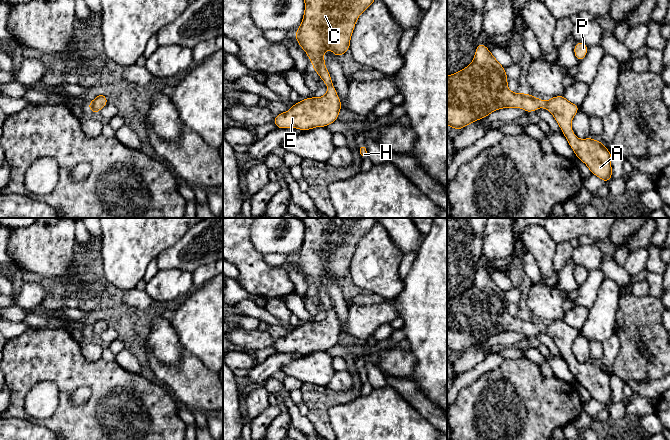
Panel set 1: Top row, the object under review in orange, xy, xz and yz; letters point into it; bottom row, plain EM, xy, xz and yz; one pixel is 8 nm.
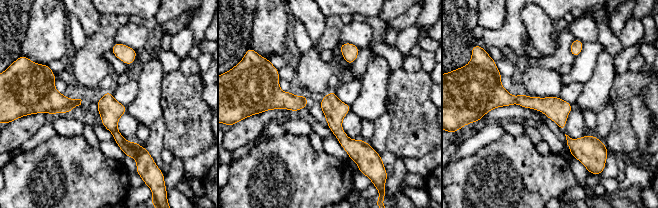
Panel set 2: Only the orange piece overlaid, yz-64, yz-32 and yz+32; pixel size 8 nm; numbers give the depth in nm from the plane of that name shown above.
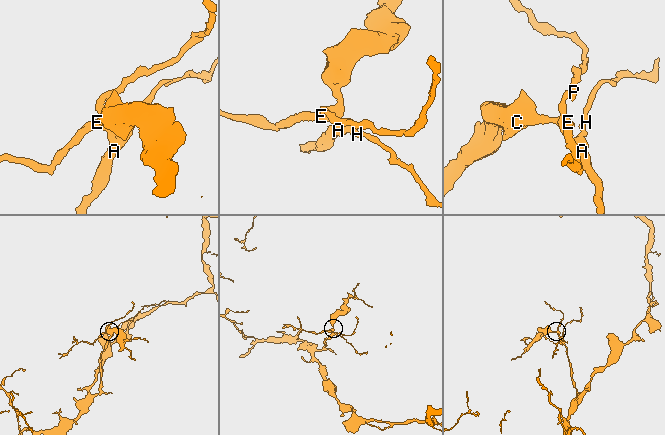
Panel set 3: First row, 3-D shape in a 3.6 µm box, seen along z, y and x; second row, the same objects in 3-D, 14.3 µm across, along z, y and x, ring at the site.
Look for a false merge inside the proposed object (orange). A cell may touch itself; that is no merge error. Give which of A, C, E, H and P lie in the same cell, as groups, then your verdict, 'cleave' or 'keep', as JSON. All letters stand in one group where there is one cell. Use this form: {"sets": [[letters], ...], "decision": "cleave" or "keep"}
{"sets": [["A", "C", "E", "H", "P"]], "decision": "keep"}

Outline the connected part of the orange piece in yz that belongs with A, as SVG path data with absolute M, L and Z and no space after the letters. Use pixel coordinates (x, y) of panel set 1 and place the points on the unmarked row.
M480 266L471 288L447 300L447 349L459 355L472 346L483 343L495 334L502 332L522 332L528 337L534 336L538 332L546 332L560 350L577 383L588 390L591 398L602 403L605 408L613 403L611 398L612 377L608 375L601 365L596 365L592 361L581 364L572 356L571 346L575 338L580 334L578 329L569 326L563 319L544 325L530 318L513 317L509 314L507 305L508 301L505 292L491 278L490 274Z

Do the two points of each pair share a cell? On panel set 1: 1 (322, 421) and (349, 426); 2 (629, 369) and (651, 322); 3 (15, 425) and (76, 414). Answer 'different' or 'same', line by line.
1: different
2: same
3: different

